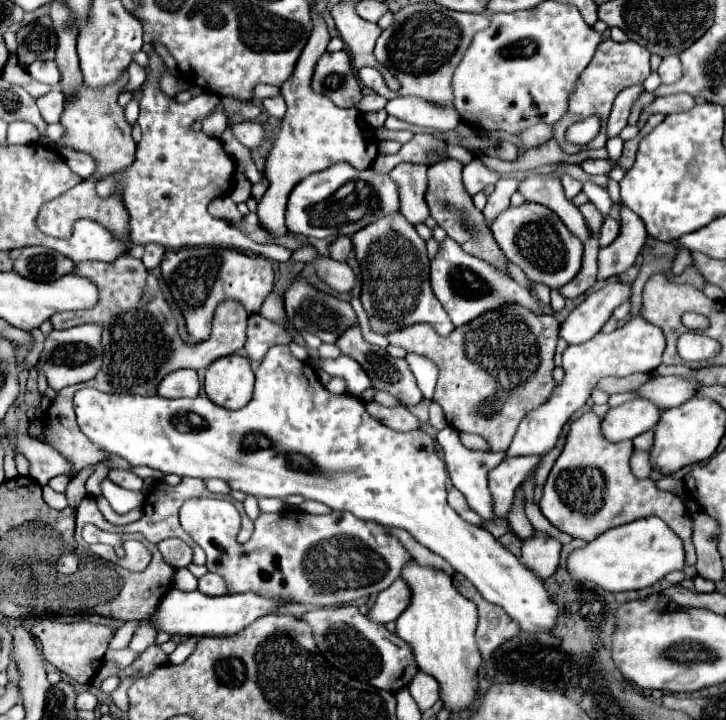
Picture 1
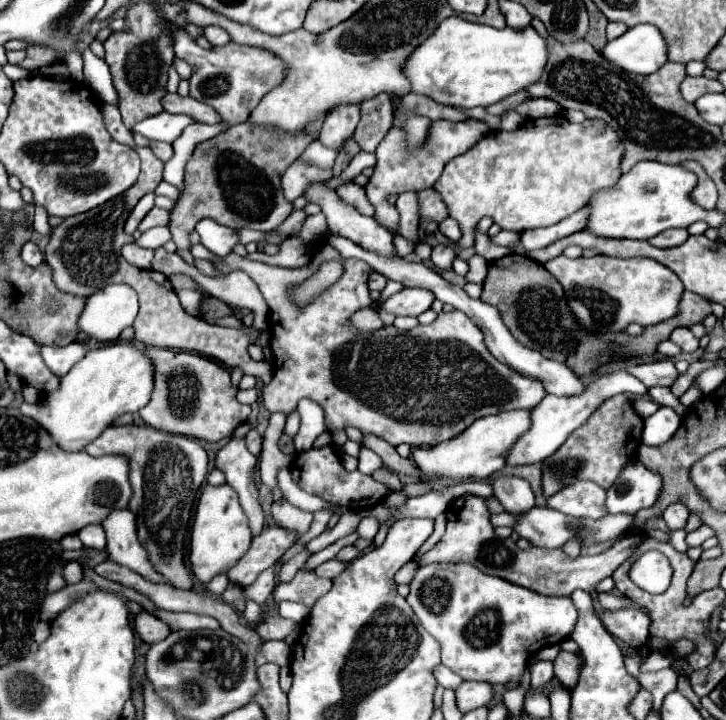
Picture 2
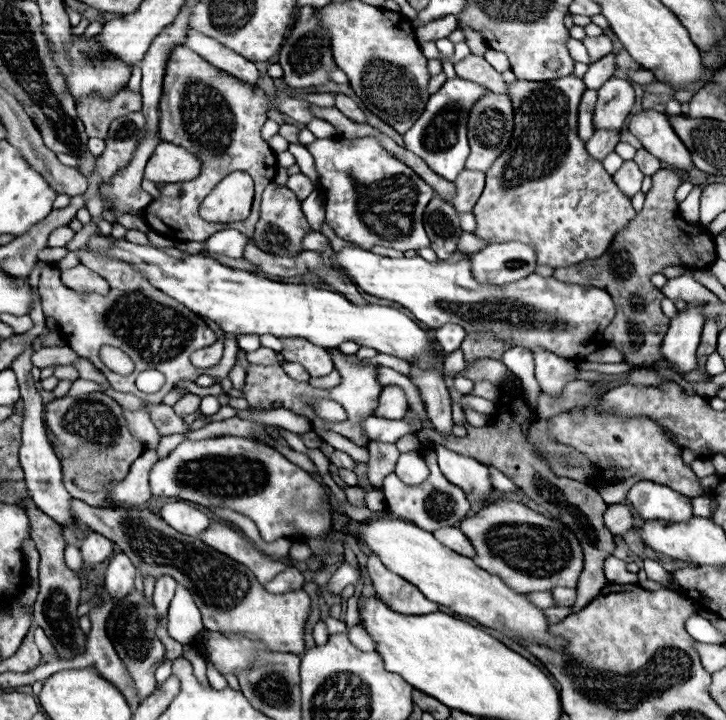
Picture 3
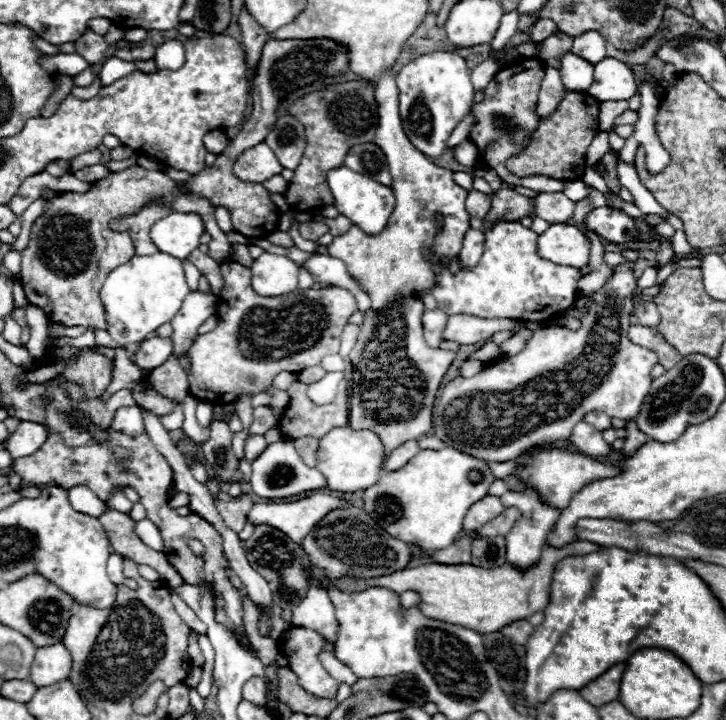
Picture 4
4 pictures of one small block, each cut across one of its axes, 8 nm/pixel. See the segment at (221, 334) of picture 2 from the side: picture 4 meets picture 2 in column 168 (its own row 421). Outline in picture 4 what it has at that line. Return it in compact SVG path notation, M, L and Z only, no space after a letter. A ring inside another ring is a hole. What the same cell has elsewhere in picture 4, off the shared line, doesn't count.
M346 380L340 382L336 400L328 406L316 406L306 398L306 384L292 382L288 388L290 402L286 406L284 420L278 422L286 440L296 440L302 436L322 438L332 428L348 426L348 388Z

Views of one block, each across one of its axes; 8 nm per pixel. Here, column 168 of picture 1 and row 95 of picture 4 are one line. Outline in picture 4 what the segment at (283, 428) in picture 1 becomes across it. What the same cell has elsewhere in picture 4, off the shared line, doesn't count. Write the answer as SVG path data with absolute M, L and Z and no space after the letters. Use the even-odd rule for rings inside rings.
M432 52L406 64L396 84L400 90L400 118L410 142L428 158L438 158L446 150L446 140L472 108L474 86L466 60L452 52Z

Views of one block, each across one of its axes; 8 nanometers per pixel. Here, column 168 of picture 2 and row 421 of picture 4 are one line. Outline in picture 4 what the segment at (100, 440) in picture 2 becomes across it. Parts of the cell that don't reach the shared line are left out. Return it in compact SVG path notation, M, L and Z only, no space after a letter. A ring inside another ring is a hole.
M624 250L622 256L626 258L626 262L614 266L614 272L606 280L606 284L598 292L594 292L592 302L588 304L588 312L580 316L578 330L548 326L534 332L534 336L528 340L526 348L520 354L502 360L498 358L494 364L486 366L480 374L472 378L454 378L442 390L440 402L434 406L434 434L450 448L456 448L474 458L486 462L506 462L522 456L524 452L530 452L536 446L548 446L556 440L568 438L574 426L584 420L588 410L606 412L610 418L636 418L644 402L644 394L648 394L650 390L650 370L658 362L658 358L654 352L640 348L628 340L628 318L634 310L636 290L634 262L638 254L634 250Z

